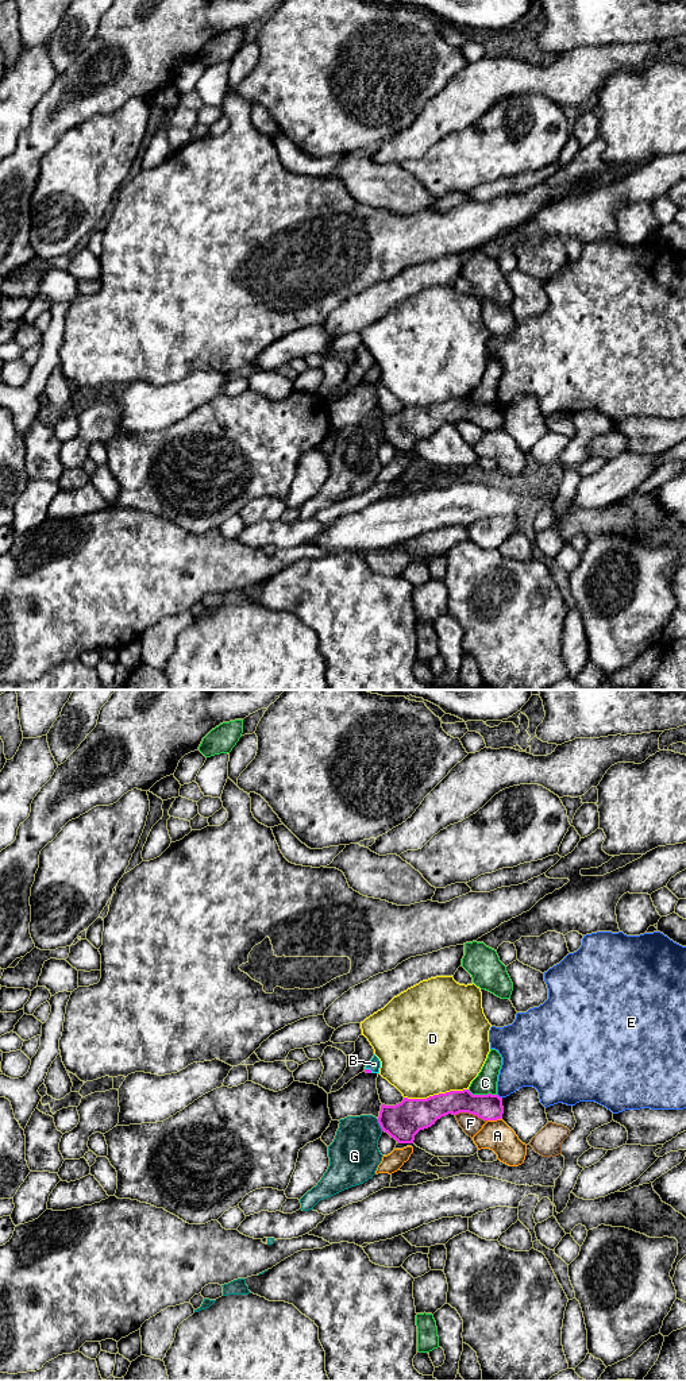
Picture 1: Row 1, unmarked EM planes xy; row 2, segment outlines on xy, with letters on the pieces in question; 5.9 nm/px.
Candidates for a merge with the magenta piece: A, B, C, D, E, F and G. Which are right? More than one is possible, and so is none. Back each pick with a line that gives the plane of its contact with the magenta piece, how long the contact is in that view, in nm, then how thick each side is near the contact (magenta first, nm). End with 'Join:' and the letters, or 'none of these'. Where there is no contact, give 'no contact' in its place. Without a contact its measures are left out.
B: meets magenta in xy; contact 50 nm long; 30 nm thick on the magenta side, 80 nm on the other
Join: B

